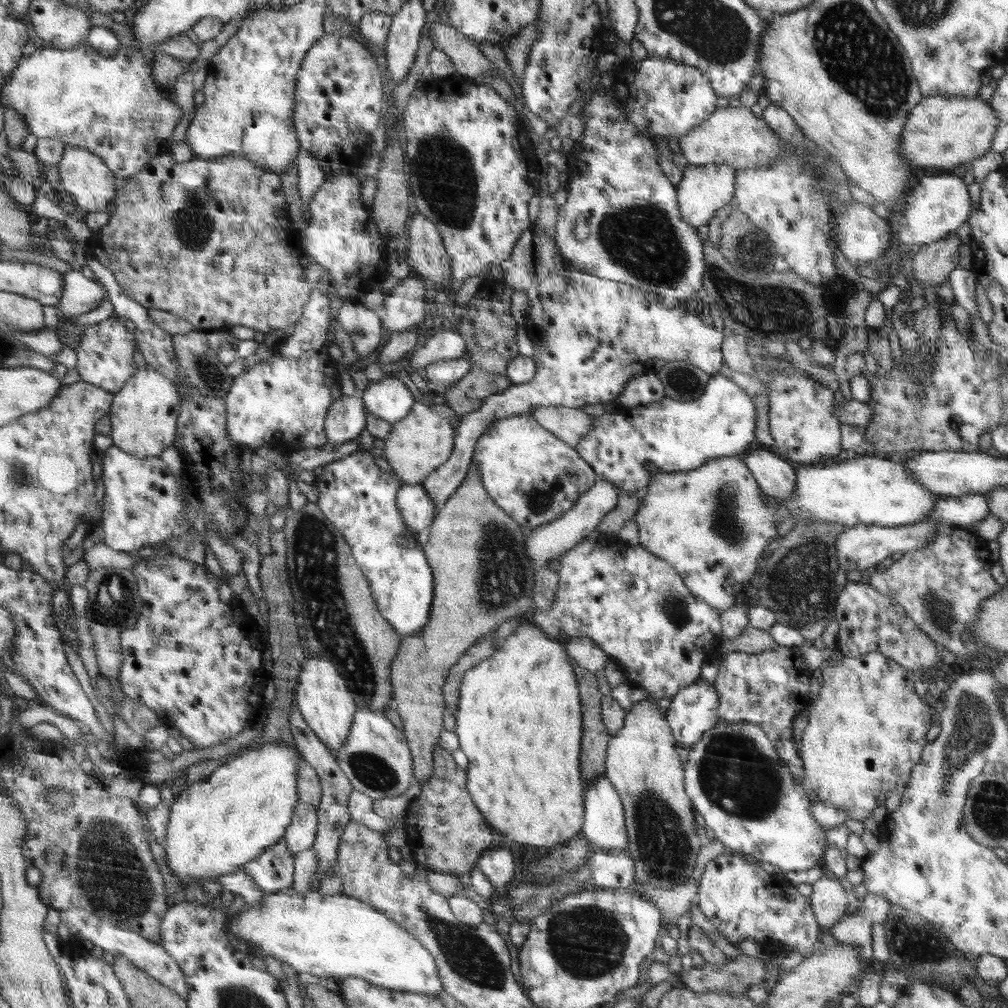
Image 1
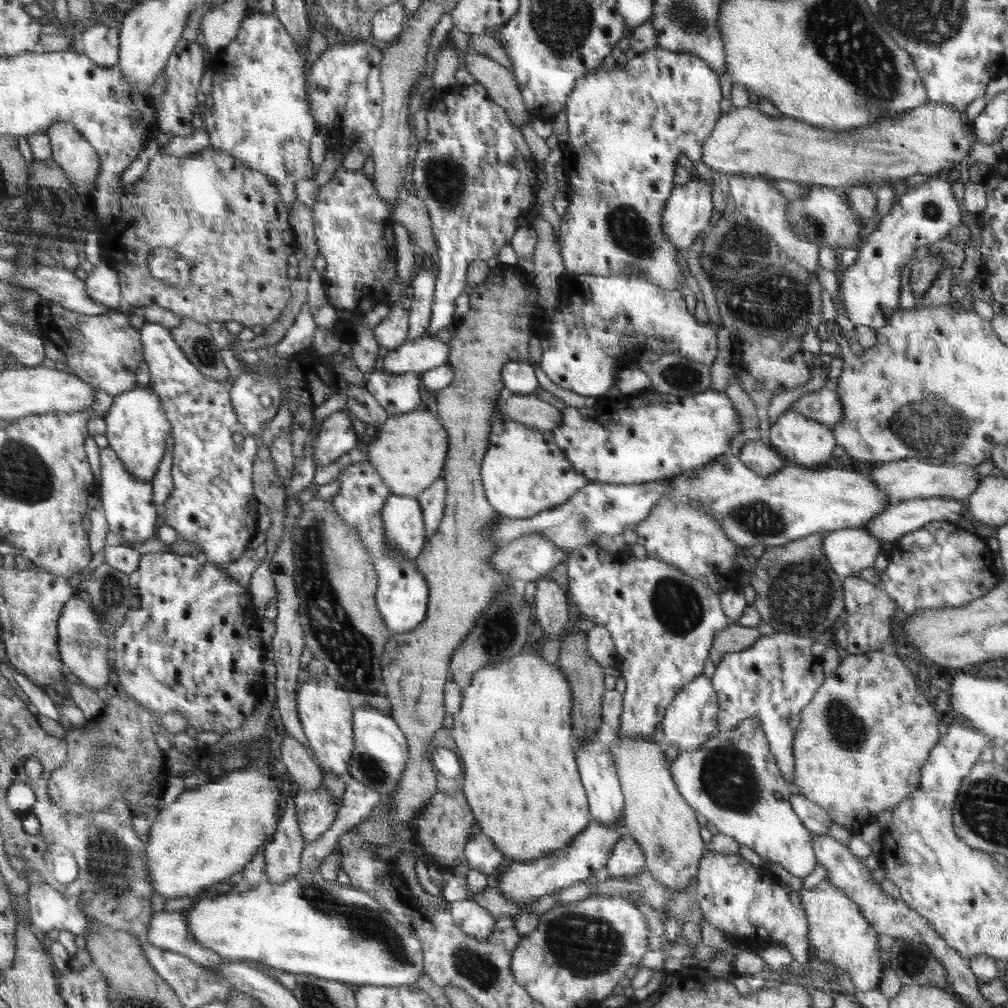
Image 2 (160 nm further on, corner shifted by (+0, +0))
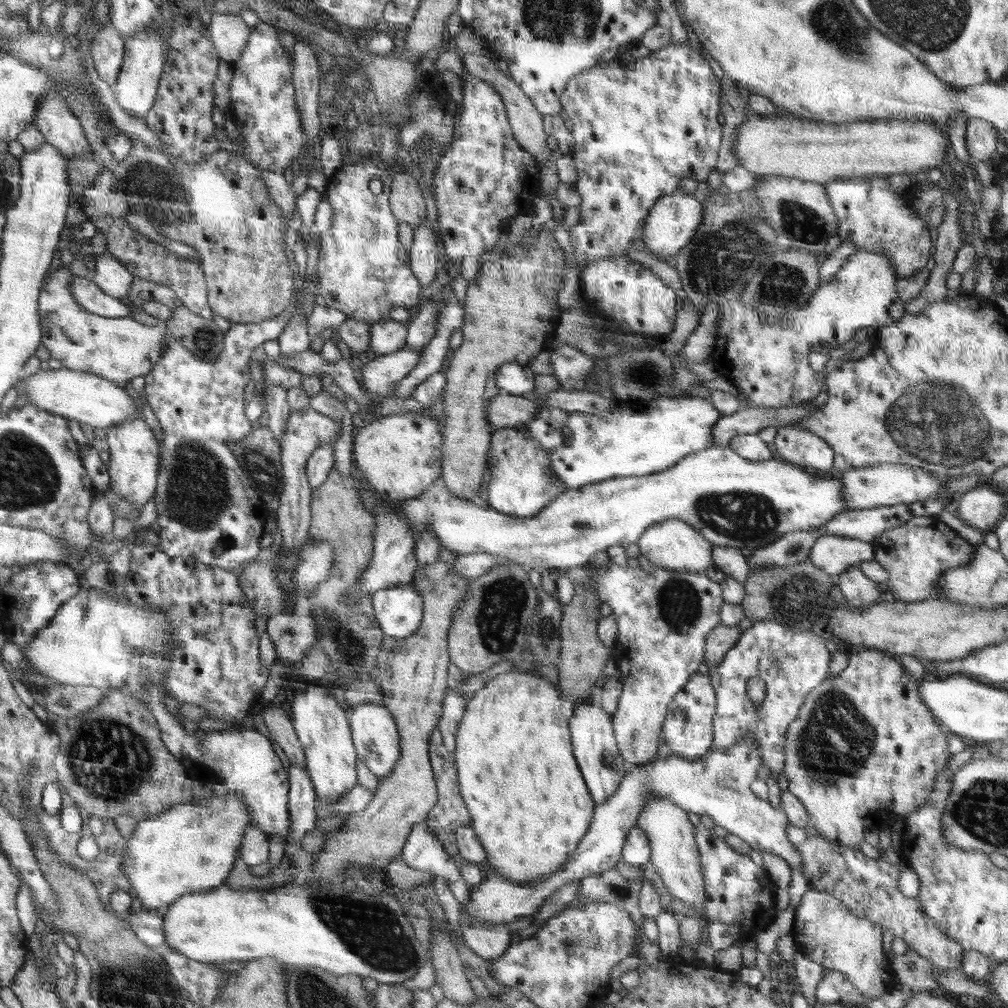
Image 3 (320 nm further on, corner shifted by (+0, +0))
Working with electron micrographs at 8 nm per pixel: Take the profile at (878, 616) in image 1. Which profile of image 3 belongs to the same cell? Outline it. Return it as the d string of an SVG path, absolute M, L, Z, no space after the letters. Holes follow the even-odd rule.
M853 566L846 573L838 576L838 586L842 589L850 608L860 610L866 606L874 606L880 600L880 590L876 582L864 576L860 572L860 566Z

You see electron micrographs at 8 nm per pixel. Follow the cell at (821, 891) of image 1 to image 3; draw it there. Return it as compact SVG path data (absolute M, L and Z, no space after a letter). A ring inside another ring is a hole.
M807 890L795 908L792 933L800 953L825 969L841 972L861 992L863 1000L873 1000L901 987L882 952L880 925L854 915L841 899L825 891Z

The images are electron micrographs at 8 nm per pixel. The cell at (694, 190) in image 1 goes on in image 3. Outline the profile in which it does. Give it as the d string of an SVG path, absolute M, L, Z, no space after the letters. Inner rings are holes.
M681 189L658 200L649 212L649 218L644 226L645 233L642 234L642 242L650 254L661 260L661 258L668 258L668 256L675 257L681 252L680 248L685 249L701 226L703 219L701 204L702 202L696 201L693 194L686 194Z

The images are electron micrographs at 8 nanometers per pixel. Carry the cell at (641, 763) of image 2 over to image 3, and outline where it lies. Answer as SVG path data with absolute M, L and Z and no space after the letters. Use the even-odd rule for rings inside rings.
M651 794L651 798L647 798L647 805L643 808L643 812L637 817L637 825L647 834L651 846L652 854L650 854L650 862L656 867L658 874L663 880L664 888L676 898L680 898L684 904L694 906L694 908L705 916L706 886L704 874L701 870L701 854L700 848L697 846L696 834L694 834L694 826L688 822L686 812L680 806L676 806L671 800L659 794Z

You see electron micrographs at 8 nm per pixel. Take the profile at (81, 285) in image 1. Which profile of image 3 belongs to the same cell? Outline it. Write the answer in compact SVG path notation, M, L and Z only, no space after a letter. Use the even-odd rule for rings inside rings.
M109 253L102 254L96 259L93 281L106 294L125 300L132 286L133 274Z

